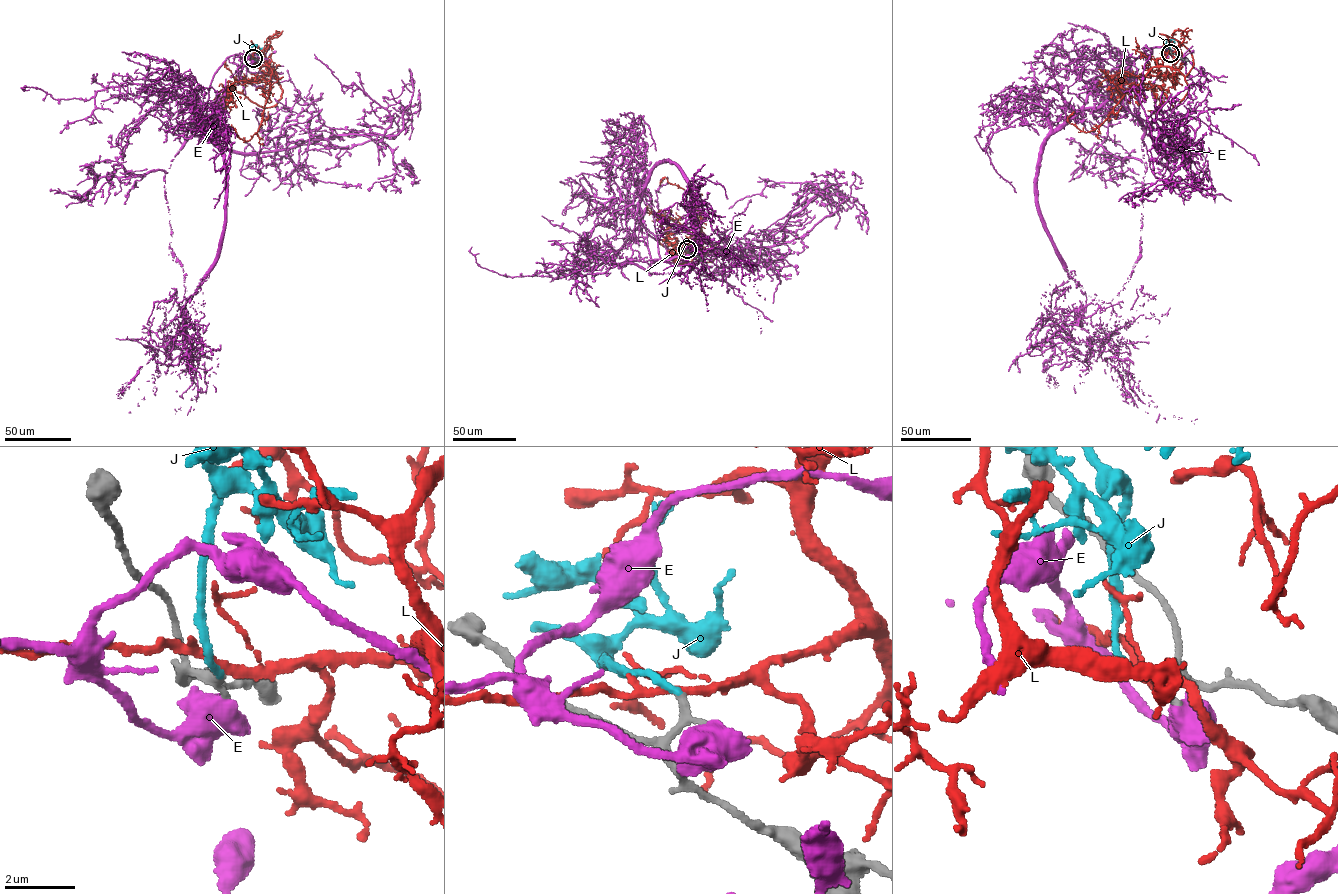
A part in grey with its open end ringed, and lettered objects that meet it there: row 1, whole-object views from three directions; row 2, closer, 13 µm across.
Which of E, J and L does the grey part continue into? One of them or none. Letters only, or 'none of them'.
J

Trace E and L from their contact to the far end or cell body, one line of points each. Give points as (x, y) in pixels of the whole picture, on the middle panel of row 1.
E: (688, 250), (645, 228), (650, 255), (659, 163), (692, 187), (694, 228), (678, 226), (764, 298), (760, 333)
L: (687, 249), (701, 232), (714, 251), (684, 248), (678, 254), (663, 228), (665, 211), (658, 216)

